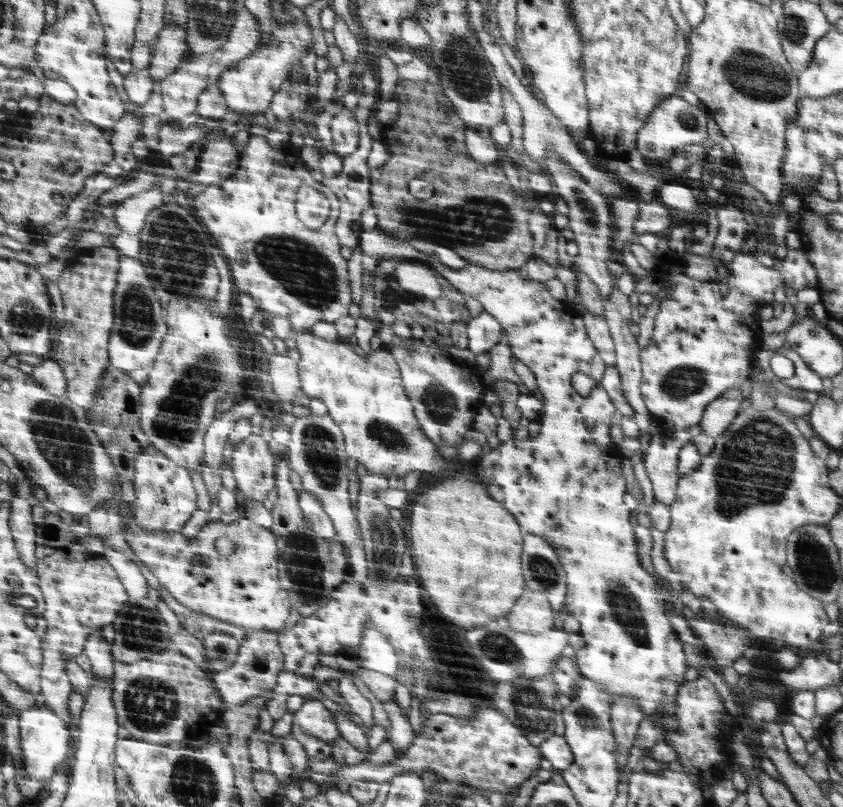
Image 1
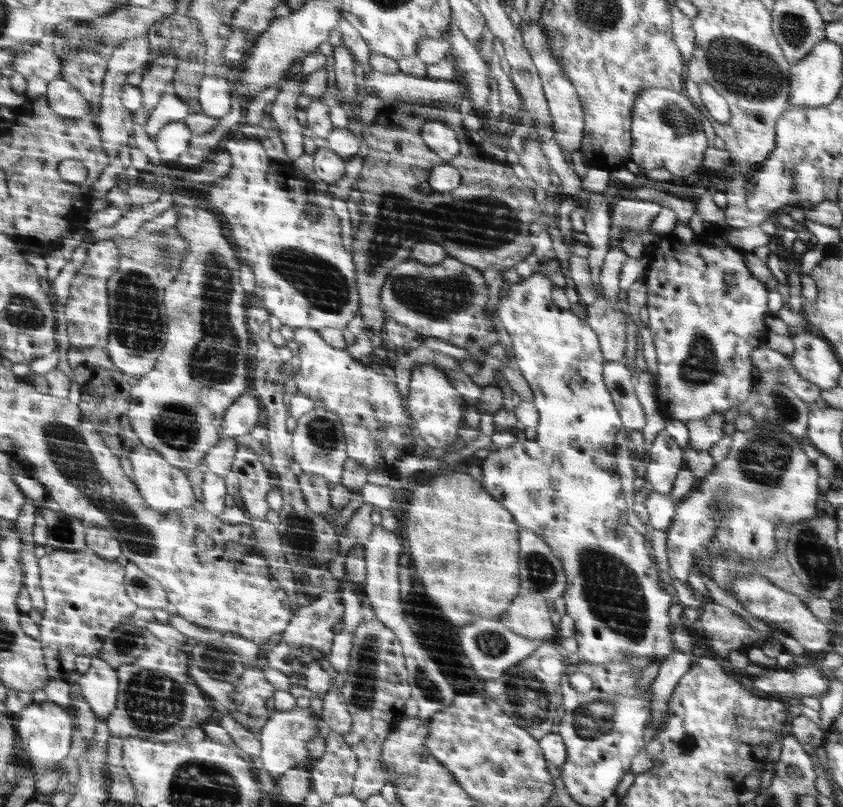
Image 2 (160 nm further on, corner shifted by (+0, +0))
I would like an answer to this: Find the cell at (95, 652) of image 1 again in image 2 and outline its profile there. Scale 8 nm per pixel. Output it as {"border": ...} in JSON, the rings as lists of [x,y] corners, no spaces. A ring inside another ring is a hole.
{"border":[[[102,655],[93,657],[92,668],[82,674],[81,684],[85,699],[101,720],[109,720],[117,709],[121,680],[119,672]]]}

